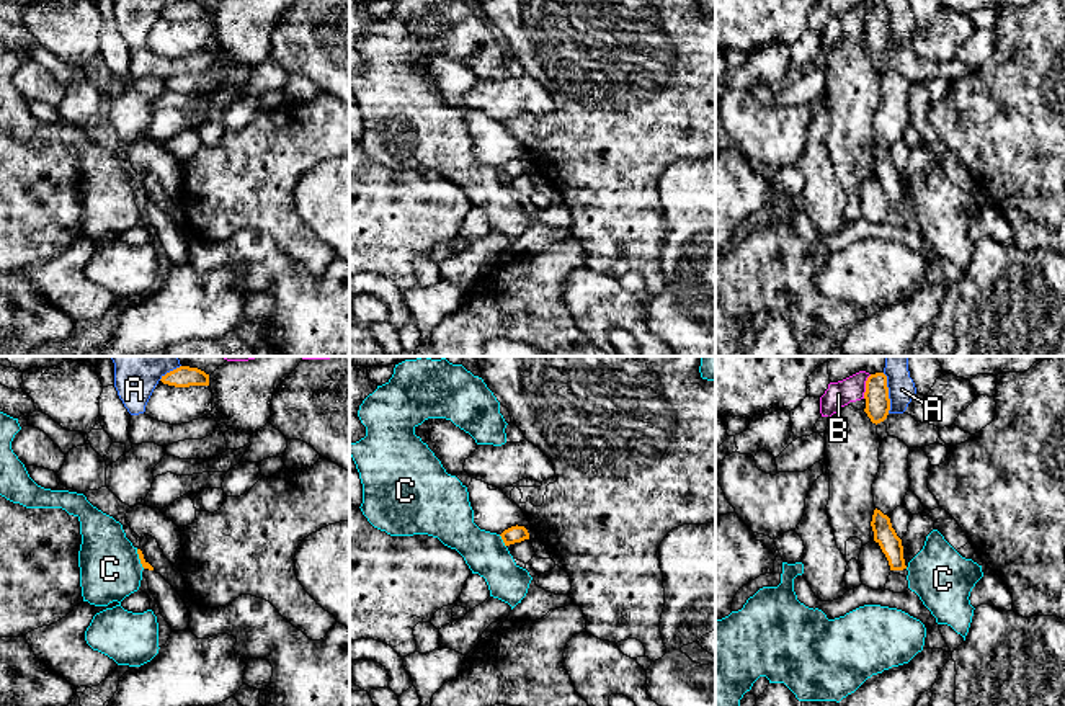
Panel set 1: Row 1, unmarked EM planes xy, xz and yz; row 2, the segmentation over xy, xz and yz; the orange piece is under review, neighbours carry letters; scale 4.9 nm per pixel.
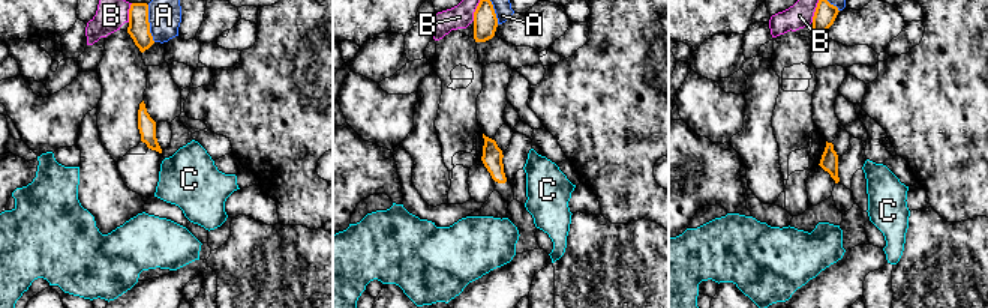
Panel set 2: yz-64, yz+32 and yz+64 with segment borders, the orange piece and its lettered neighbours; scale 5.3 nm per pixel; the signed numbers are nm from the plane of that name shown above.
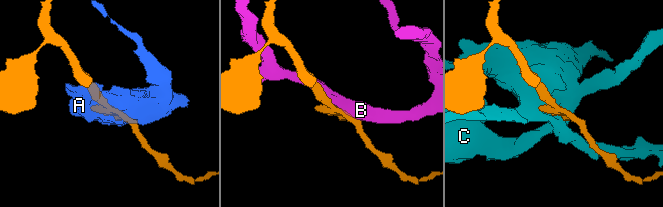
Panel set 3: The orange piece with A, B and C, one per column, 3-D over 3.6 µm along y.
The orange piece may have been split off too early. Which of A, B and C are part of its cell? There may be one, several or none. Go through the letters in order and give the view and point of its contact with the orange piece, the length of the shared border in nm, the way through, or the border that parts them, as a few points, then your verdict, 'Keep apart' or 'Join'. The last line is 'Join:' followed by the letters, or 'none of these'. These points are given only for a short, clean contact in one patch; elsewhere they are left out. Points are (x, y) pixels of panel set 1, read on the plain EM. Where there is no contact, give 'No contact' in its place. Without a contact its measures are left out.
A: Touches orange at yz (887, 26). Shared border 200 nm. Keep apart
B: Touches orange at yz (866, 20). Shared border 130 nm. Keep apart
C: Touches orange at xz (503, 175). Shared border 70 nm. Boundary: xz (499, 169), (505, 180). Keep apart
Join: none of these

